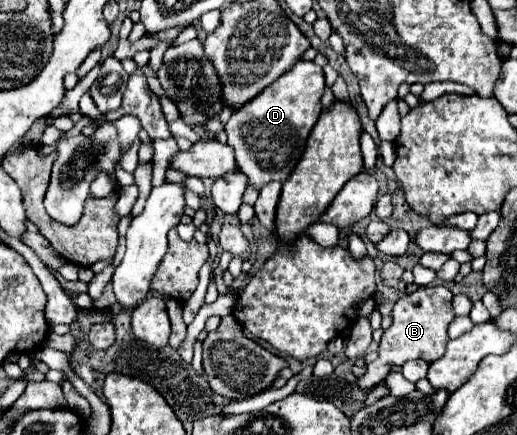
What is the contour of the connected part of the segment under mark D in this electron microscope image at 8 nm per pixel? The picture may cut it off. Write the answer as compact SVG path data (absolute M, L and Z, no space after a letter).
M298 60L286 74L232 114L232 118L226 122L228 144L236 152L236 168L246 174L248 186L260 190L272 180L288 180L306 148L308 134L322 112L322 92L322 68L314 62Z

